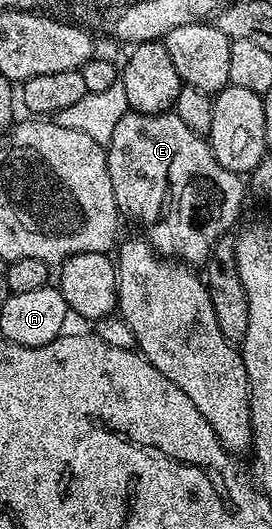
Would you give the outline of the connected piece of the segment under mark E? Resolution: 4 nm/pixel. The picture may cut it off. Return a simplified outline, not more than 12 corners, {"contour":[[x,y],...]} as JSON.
{"contour":[[174,112],[121,116],[106,146],[120,215],[206,263],[245,182]]}

